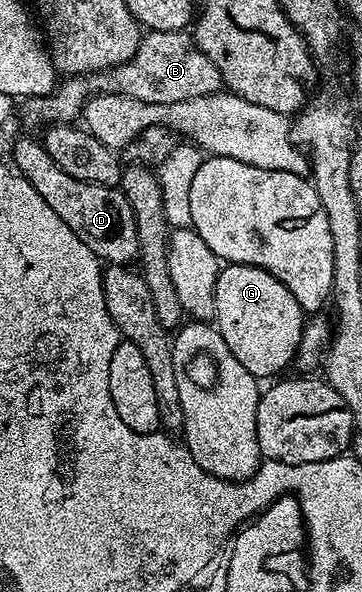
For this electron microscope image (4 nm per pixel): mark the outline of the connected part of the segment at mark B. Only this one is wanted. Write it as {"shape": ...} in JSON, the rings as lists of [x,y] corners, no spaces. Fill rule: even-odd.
{"shape":[[[186,30],[181,31],[147,31],[139,40],[139,48],[133,52],[131,59],[124,63],[118,63],[115,67],[109,67],[89,75],[73,75],[64,78],[58,84],[57,90],[49,95],[38,95],[36,99],[27,99],[23,107],[23,123],[27,127],[46,128],[52,123],[71,123],[82,112],[83,104],[92,95],[106,93],[108,95],[124,95],[133,97],[137,101],[149,101],[150,103],[172,103],[173,101],[189,101],[193,97],[205,97],[206,95],[220,94],[223,87],[221,73],[217,73],[217,65],[201,53],[201,49],[195,46],[195,40]]]}

